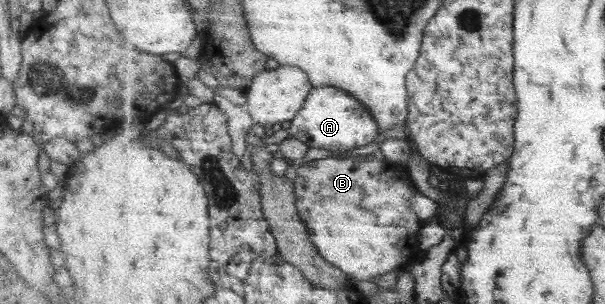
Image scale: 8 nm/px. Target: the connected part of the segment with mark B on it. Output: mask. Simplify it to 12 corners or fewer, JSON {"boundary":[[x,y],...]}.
{"boundary":[[407,166],[297,168],[321,256],[357,281],[410,267],[424,226]]}

